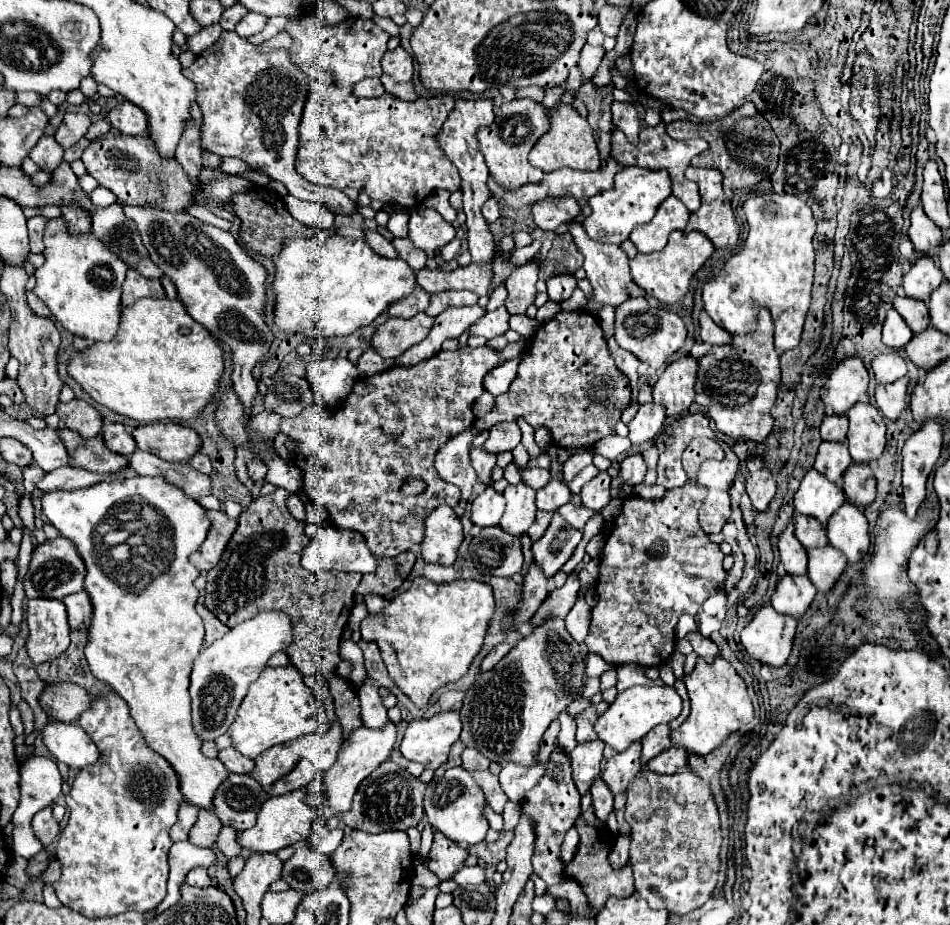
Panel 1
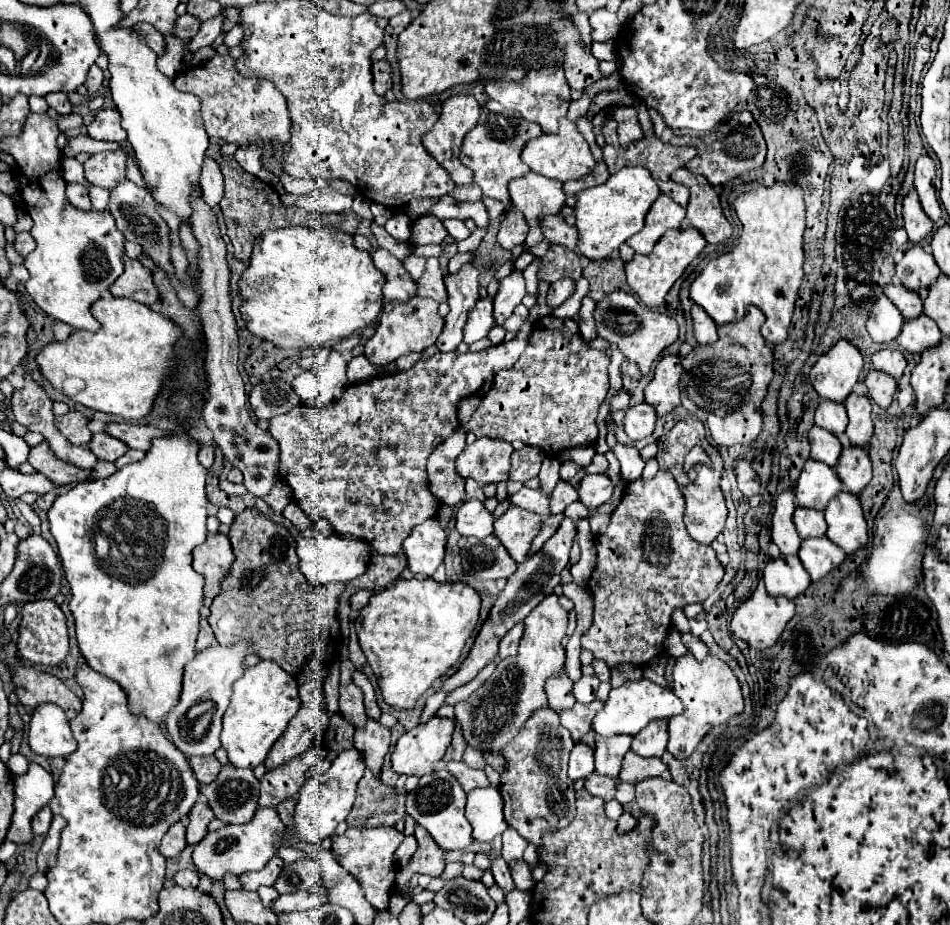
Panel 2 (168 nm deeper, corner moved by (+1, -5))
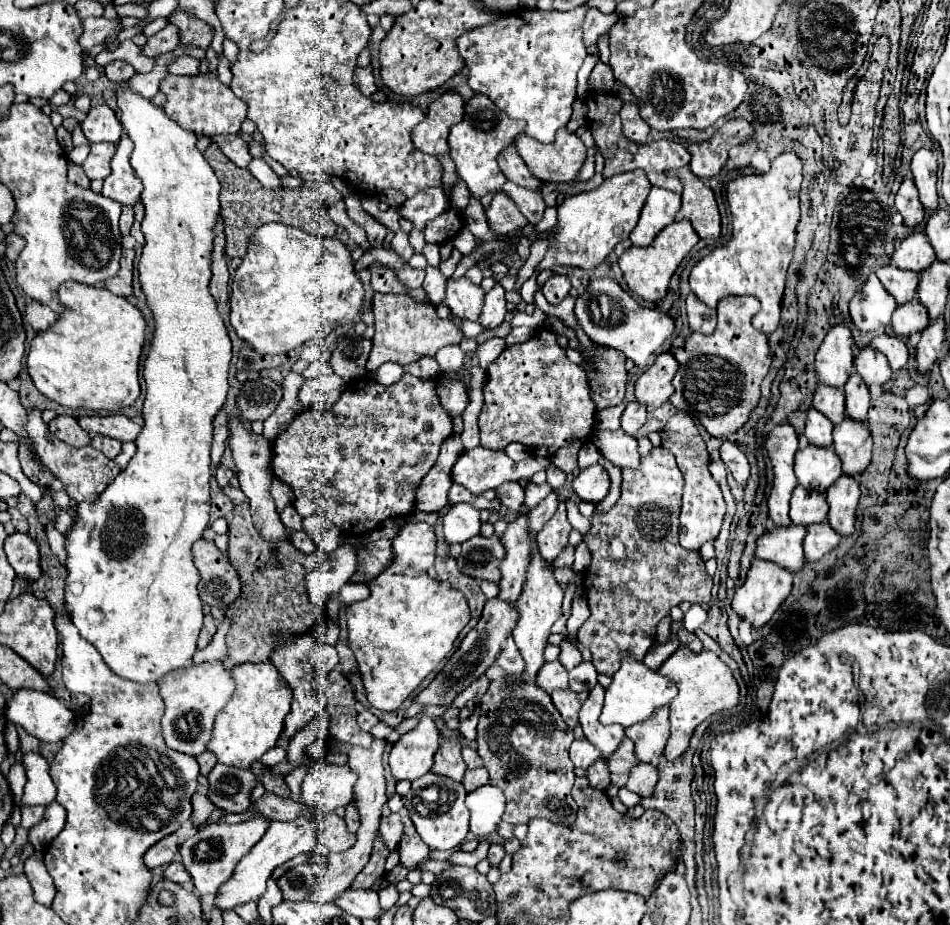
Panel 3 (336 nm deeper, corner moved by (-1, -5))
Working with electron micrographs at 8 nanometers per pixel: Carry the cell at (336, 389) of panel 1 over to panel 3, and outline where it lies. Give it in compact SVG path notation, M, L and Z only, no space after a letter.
M337 374L311 378L303 382L299 390L299 402L303 404L303 408L329 410L341 398L343 390L345 390L345 382Z

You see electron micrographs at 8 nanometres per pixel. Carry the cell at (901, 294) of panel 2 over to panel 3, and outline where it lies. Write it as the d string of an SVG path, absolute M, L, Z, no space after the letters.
M891 264L885 268L877 268L877 278L887 288L887 292L897 300L897 304L911 302L917 296L919 276L915 272L905 272Z

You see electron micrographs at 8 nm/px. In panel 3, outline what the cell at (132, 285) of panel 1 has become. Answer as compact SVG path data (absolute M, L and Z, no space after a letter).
M123 250L119 274L105 282L105 288L115 296L125 296L125 298L133 296L133 258L135 250Z

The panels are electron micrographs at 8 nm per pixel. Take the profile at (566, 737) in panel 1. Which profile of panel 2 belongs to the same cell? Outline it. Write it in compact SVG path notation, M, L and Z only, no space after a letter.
M567 674L549 678L549 682L545 682L545 694L549 698L549 708L553 708L555 712L561 712L563 708L571 708L575 704L573 680Z

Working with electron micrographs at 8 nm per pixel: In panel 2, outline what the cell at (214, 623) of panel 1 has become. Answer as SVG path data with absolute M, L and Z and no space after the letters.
M201 618L199 622L199 638L197 638L197 650L205 650L209 644L213 644L215 636L213 636L213 630L207 622L207 618Z

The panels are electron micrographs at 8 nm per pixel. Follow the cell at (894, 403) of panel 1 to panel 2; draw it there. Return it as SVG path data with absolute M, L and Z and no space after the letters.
M869 370L867 376L865 376L865 386L869 390L869 398L873 398L881 408L887 408L891 406L891 398L895 394L895 388L897 388L897 380L889 378L887 374L881 374L877 370Z

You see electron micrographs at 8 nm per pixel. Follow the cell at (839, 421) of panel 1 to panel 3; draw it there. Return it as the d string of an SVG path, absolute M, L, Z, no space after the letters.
M817 386L813 408L831 420L833 426L839 426L845 420L845 394L841 390L831 390L827 386Z

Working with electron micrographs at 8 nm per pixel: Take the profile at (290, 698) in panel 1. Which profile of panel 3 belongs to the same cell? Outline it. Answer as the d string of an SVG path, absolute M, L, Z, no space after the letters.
M271 662L263 664L243 664L233 668L233 678L237 682L235 694L229 704L215 718L215 736L209 742L209 750L225 766L249 768L251 762L259 760L261 754L277 744L283 732L285 716L291 710L293 690L285 686L277 668Z

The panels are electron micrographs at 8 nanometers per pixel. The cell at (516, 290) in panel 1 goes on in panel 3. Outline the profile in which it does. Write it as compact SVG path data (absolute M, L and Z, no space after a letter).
M497 282L491 292L485 294L485 304L479 322L485 328L497 328L507 314L507 300L505 300L505 288Z

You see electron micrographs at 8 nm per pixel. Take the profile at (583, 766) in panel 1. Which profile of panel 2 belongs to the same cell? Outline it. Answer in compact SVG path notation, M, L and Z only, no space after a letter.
M577 742L575 748L571 750L571 758L569 758L569 778L579 780L579 778L589 776L593 770L595 770L593 748L589 744Z

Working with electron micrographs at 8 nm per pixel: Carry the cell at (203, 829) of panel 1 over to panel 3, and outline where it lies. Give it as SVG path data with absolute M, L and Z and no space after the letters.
M199 792L195 794L195 798L193 798L191 802L193 802L191 822L193 822L197 828L201 828L201 826L207 824L207 820L209 820L209 816L213 814L215 806L213 806L213 802L211 802L205 794L199 794Z

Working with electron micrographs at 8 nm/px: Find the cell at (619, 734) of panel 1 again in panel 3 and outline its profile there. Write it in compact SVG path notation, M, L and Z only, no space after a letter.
M625 656L621 660L621 668L613 674L613 682L605 692L605 704L603 712L599 716L601 724L621 724L621 726L633 726L637 722L647 720L657 708L669 706L673 698L677 696L677 686L661 676L659 672L649 670L643 662L633 660L631 656Z

